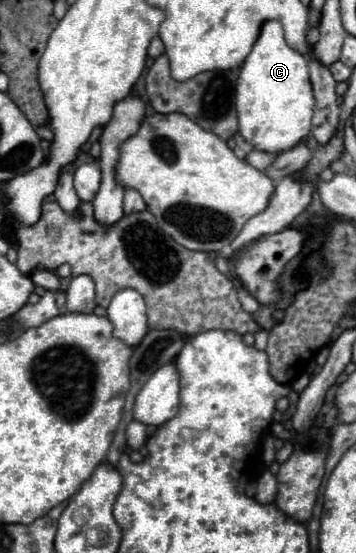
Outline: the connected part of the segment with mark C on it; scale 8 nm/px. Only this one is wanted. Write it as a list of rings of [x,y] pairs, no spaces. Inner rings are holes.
[[[265,21],[261,25],[259,37],[239,69],[235,105],[239,115],[239,133],[255,149],[281,153],[295,147],[309,135],[315,99],[309,81],[307,57],[285,43],[279,21]]]

